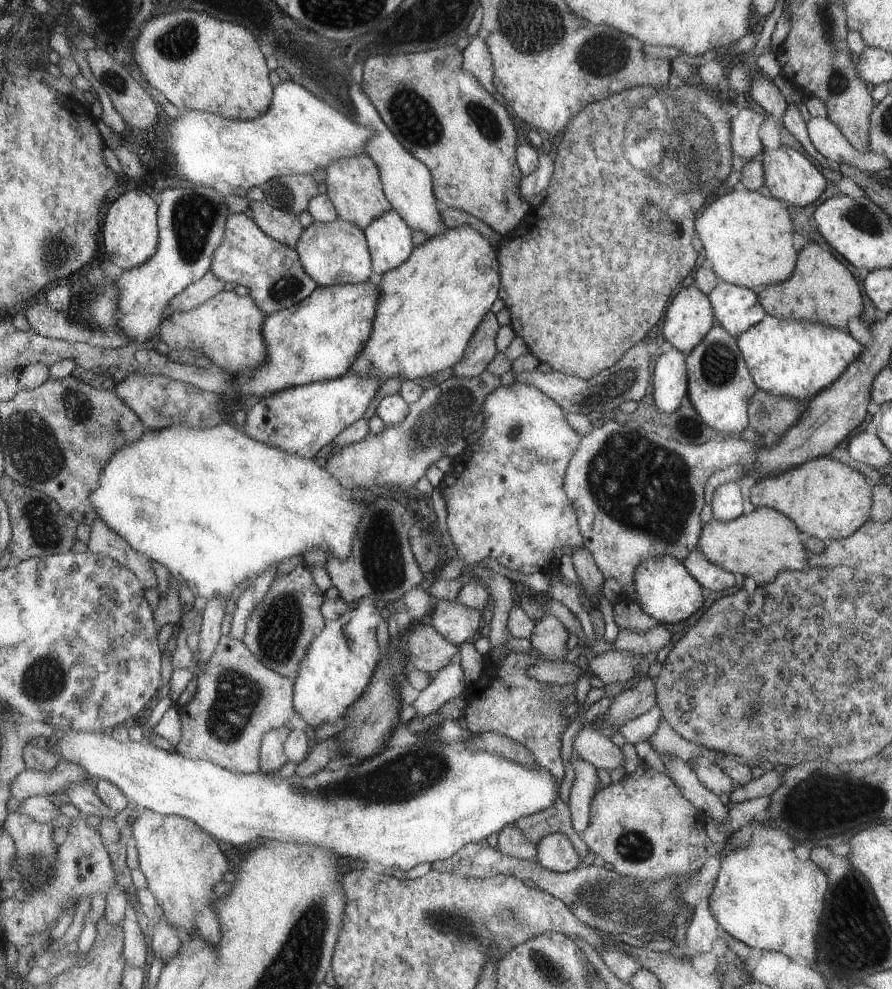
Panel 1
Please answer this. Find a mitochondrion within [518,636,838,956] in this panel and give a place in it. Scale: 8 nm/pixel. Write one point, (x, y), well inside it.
(622, 904)

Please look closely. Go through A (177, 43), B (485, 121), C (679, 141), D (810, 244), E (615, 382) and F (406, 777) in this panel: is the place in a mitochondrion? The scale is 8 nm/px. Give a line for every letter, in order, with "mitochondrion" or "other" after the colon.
A: mitochondrion
B: mitochondrion
C: mitochondrion
D: other
E: mitochondrion
F: mitochondrion

